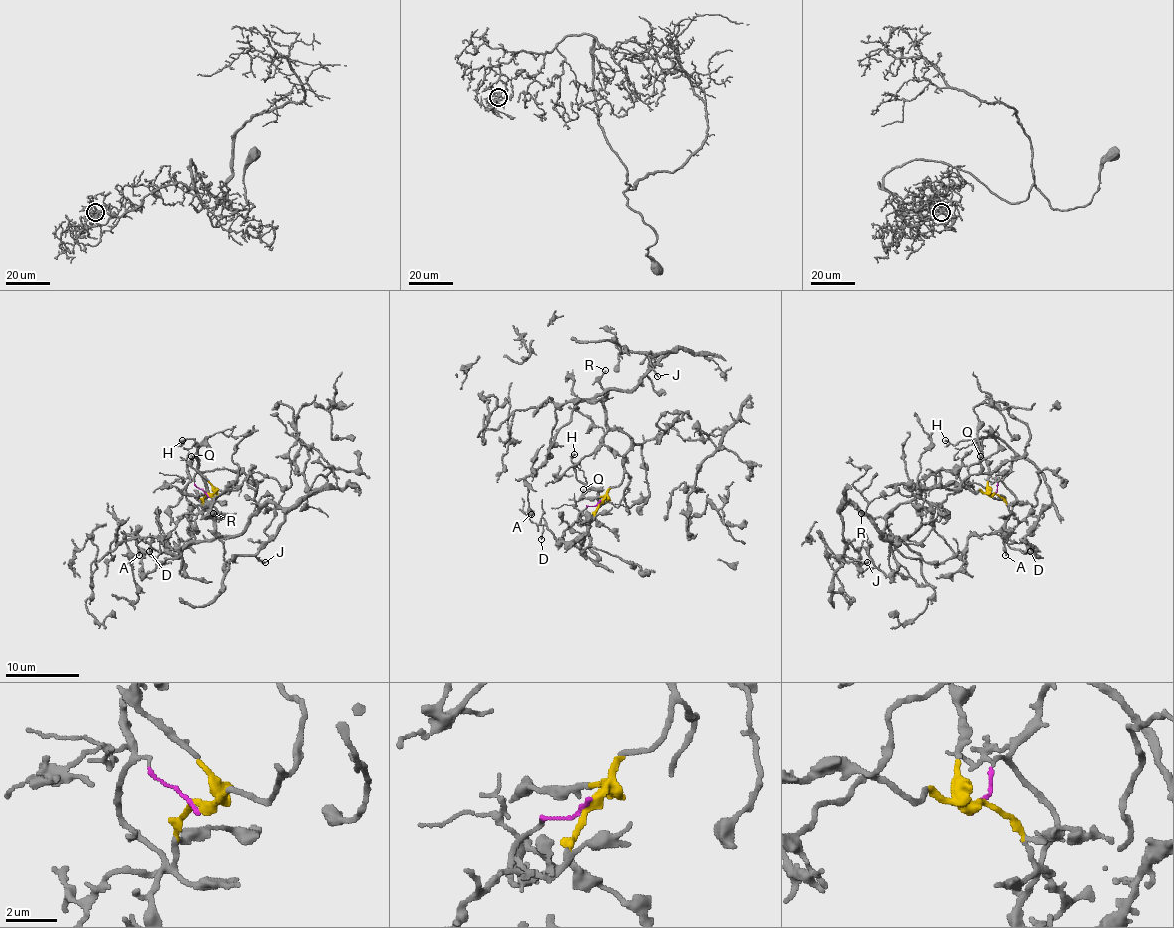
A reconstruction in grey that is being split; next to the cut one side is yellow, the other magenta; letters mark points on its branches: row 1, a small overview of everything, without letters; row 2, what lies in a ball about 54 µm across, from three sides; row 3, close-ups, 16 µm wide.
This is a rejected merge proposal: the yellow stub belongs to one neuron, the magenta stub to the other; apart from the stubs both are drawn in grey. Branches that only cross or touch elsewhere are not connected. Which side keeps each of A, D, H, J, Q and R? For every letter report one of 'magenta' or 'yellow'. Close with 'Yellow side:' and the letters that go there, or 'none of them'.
A: yellow
D: magenta
H: magenta
J: yellow
Q: yellow
R: yellow
Yellow side: A, J, Q, R

